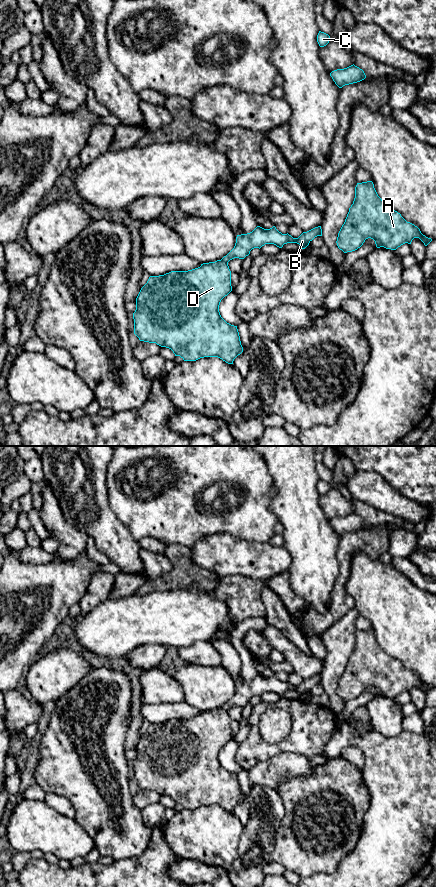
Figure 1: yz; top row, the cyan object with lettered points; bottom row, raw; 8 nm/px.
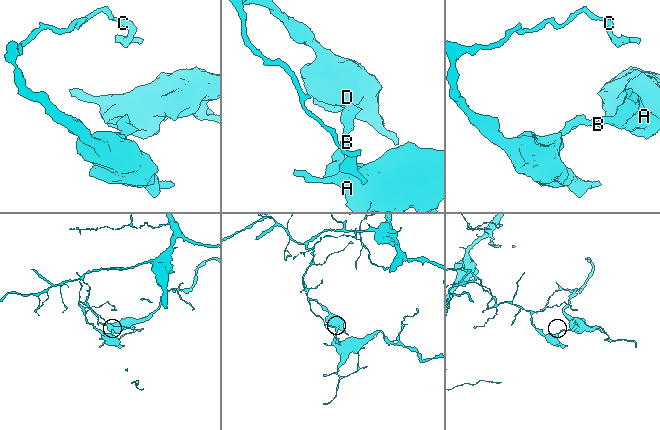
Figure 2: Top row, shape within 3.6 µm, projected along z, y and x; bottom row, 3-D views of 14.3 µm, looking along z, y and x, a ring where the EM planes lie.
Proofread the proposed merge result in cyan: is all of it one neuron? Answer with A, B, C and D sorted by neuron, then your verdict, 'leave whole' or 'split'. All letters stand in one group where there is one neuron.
groups A B / C D; split

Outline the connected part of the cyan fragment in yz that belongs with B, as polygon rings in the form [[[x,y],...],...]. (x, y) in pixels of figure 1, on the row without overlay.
[[[257,674],[252,680],[237,683],[234,696],[222,706],[225,710],[229,710],[234,706],[244,707],[250,702],[254,696],[261,696],[265,692],[274,692],[282,696],[287,691],[297,691],[301,697],[305,697],[309,691],[317,684],[322,684],[321,674],[315,675],[307,680],[303,680],[298,686],[291,683],[282,682],[275,674],[270,677],[264,677]]]

